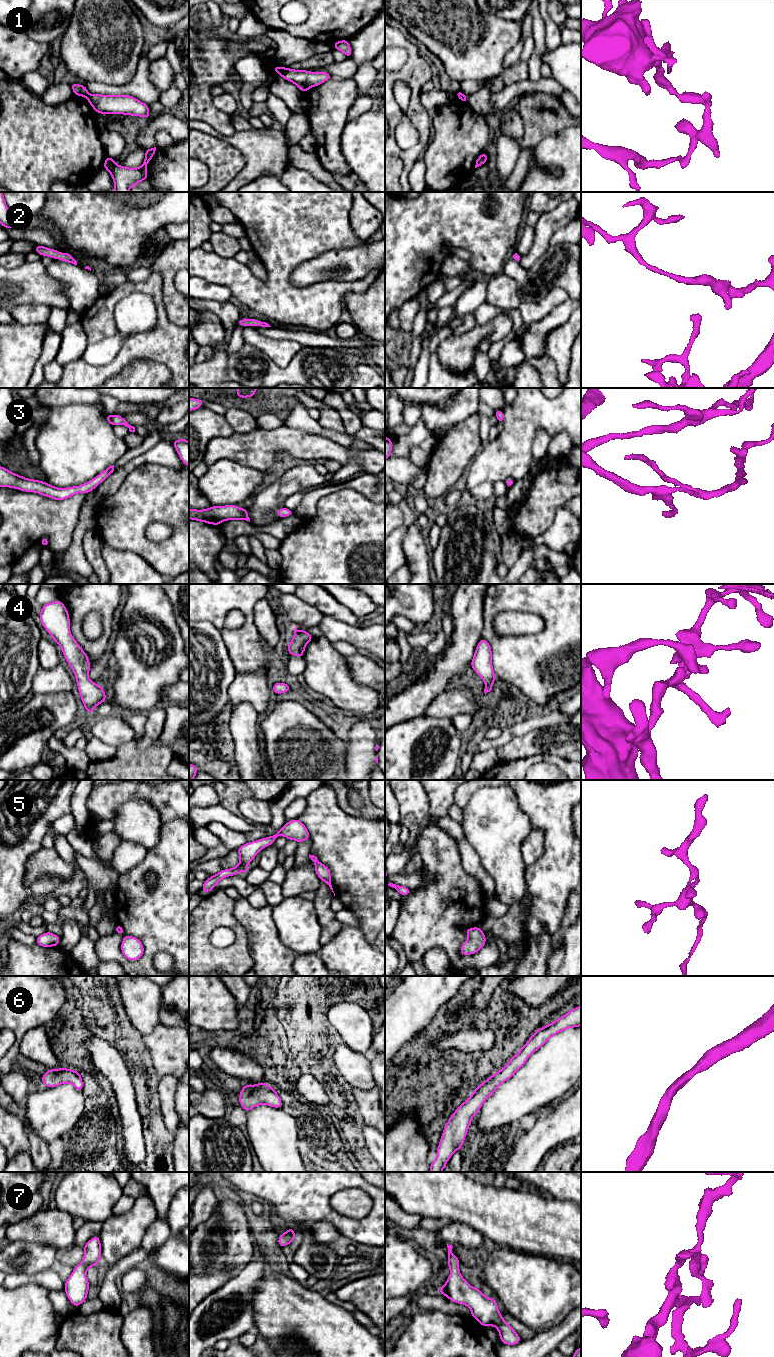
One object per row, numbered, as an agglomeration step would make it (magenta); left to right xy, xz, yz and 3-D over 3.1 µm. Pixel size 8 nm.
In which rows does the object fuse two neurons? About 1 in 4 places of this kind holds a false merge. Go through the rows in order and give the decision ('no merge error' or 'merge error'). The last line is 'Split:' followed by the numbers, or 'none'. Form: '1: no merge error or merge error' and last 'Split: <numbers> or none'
1: merge error
2: no merge error
3: no merge error
4: no merge error
5: no merge error
6: no merge error
7: no merge error
Split: 1

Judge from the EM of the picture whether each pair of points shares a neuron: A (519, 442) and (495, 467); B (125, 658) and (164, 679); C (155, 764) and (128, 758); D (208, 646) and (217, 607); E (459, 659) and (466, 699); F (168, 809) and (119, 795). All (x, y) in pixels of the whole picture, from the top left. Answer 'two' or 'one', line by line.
A: one
B: one
C: one
D: two
E: two
F: one

